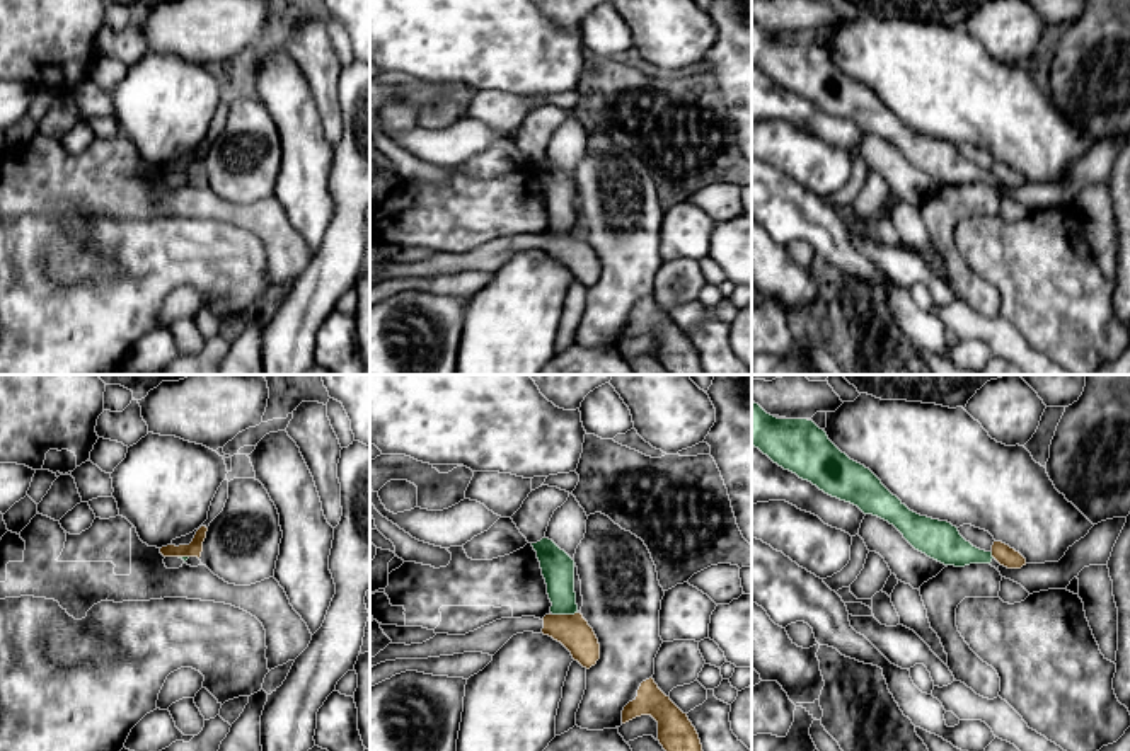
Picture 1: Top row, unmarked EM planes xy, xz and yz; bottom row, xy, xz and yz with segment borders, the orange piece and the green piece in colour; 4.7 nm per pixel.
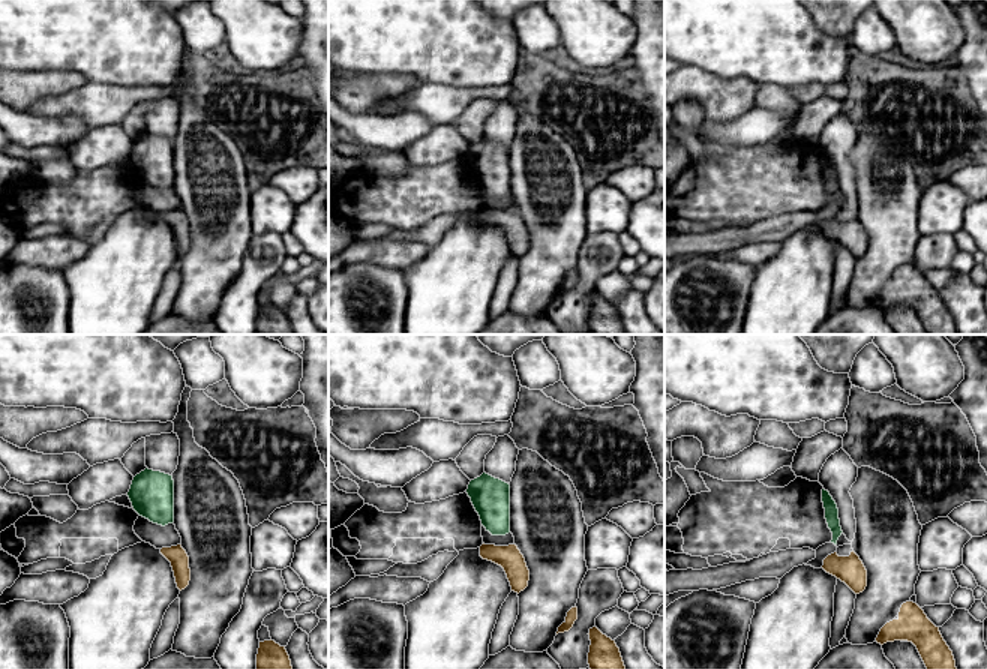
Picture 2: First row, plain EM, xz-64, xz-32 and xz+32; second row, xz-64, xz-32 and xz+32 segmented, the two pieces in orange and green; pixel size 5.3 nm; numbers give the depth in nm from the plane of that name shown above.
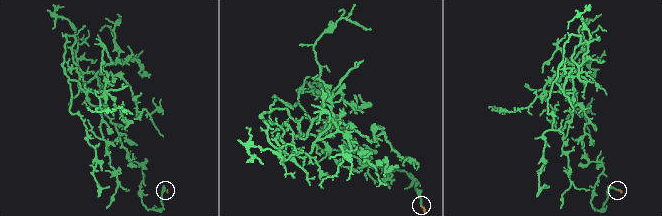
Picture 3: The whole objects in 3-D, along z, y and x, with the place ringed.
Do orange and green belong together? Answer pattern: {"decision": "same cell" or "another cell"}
{"decision": "another cell"}

